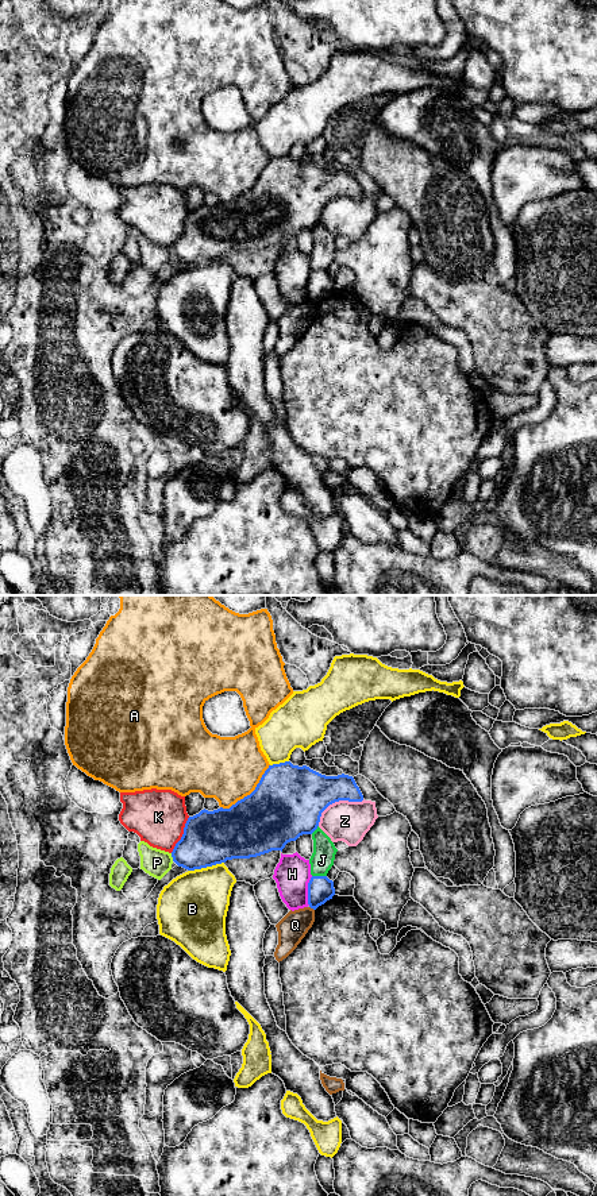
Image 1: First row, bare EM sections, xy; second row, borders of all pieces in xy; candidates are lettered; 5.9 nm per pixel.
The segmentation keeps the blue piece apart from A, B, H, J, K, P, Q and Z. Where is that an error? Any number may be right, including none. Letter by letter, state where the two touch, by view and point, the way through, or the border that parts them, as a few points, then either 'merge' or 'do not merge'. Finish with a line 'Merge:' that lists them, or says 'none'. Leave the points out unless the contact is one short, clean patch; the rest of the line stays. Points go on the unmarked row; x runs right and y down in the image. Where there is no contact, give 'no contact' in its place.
A: xy (250, 189) | do not merge
B: xy (205, 262) | do not merge
H: xy (308, 286) | do not merge
J: xy (319, 272) | do not merge
K: xy (183, 230) | do not merge
P: xy (172, 251) | do not merge
Q: xy (312, 303) | along xy (309, 301), (314, 305) | do not merge
Z: xy (336, 196) | along xy (364, 195), (332, 197), (322, 208), (318, 220) | do not merge
Merge: none

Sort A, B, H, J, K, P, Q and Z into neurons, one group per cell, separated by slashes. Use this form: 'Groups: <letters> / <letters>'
Groups: A / B / H / J / K / P / Q / Z

